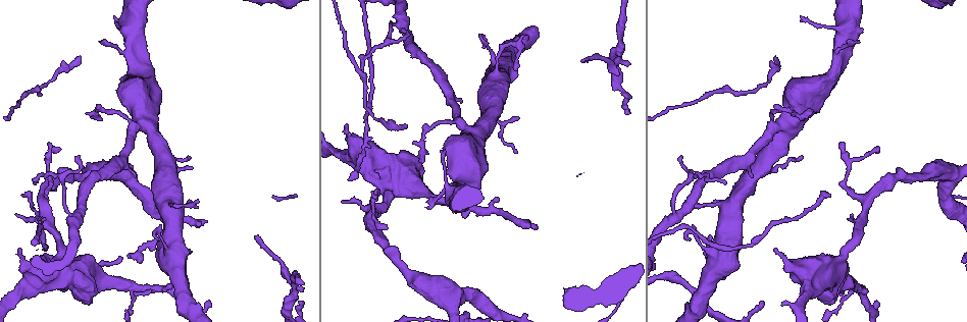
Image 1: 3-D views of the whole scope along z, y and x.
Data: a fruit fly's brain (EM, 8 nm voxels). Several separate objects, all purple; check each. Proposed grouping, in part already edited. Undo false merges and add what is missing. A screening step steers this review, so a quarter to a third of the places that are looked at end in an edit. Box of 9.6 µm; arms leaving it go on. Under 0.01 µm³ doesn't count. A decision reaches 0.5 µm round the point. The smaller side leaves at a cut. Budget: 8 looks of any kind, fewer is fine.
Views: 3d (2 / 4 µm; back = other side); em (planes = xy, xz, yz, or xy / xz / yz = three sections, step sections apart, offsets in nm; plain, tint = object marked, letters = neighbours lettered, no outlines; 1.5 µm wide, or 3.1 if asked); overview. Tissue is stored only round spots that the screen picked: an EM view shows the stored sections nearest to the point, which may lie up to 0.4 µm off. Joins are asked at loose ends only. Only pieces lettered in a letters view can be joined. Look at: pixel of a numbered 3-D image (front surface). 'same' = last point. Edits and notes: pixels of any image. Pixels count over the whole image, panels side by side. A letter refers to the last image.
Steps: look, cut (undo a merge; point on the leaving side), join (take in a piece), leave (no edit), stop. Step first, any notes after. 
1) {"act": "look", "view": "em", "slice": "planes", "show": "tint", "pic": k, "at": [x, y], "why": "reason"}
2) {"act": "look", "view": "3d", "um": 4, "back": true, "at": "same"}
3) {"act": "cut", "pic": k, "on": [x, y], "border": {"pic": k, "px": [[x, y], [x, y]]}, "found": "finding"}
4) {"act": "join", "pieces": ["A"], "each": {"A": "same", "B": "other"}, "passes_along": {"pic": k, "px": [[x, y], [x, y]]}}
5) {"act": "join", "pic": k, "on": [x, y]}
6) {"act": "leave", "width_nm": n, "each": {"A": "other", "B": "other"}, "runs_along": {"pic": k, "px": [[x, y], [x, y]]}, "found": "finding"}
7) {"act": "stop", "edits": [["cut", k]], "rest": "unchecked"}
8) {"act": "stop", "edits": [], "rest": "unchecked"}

{"act": "look", "view": "3d", "um": 2, "pic": 1, "at": [302, 291], "why": "free end"}

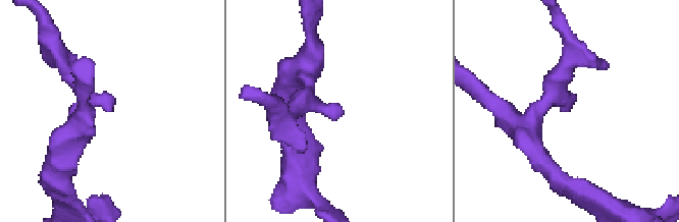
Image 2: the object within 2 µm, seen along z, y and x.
{"act": "look", "view": "em", "slice": "planes", "show": "letters", "pic": 2, "at": [342, 116]}

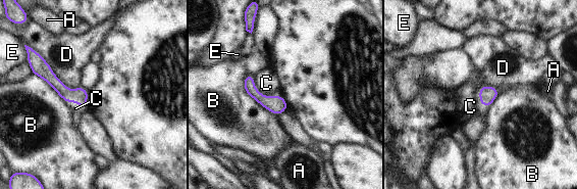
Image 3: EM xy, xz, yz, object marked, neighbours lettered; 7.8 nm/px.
{"act": "leave", "each": {"A": "other", "B": "other", "C": "other", "D": "other", "E": "other"}, "border": {"pic": 3, "px": [[248, 74], [245, 91], [276, 115]]}, "found": "none of them fits"}

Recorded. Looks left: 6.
{"act": "look", "view": "em", "slice": "xy", "step": 8, "show": "tint", "pic": 1, "at": [775, 249], "why": "thick end"}

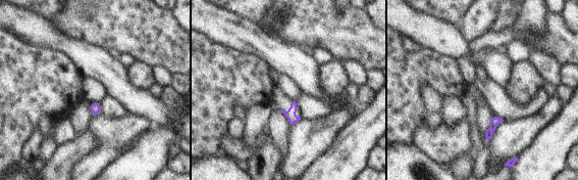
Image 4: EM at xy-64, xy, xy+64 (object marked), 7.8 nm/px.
{"act": "look", "view": "em", "slice": "planes", "show": "letters", "at": "same", "why": "cut it another way"}

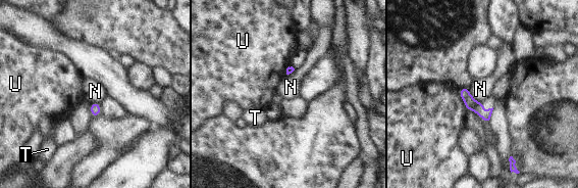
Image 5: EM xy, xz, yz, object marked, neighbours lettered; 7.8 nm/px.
{"act": "leave", "each": {"N": "other", "T": "other", "U": "other"}, "border": {"pic": 5, "px": [[467, 88], [476, 100], [482, 101]]}, "found": "no lettered piece goes on from it"}

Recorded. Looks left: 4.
{"act": "look", "view": "em", "slice": "yz", "step": 4, "show": "letters", "pic": 1, "at": [829, 195], "why": "branch stops here"}

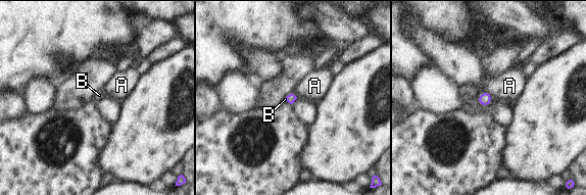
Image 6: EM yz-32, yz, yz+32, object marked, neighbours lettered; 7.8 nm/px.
{"act": "look", "view": "em", "slice": "xz", "step": 8, "show": "letters", "at": "same", "why": "another direction"}

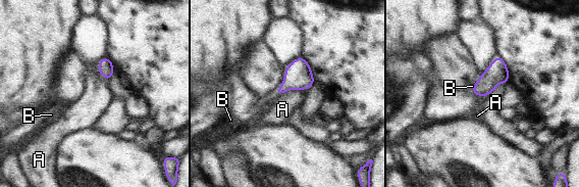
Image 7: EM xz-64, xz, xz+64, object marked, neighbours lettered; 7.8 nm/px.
{"act": "join", "pieces": ["B"], "width_nm": 160, "longest_contact_nm": ["A", 240], "each": {"A": "other", "B": "same"}, "found": "it goes on there"}

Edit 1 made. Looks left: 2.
{"act": "stop", "edits": [["join", 7]], "rest": "unchecked"}

